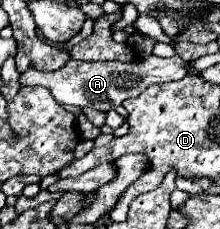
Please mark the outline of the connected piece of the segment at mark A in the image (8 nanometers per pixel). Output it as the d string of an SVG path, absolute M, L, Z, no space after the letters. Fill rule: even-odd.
M155 55L135 59L133 63L119 63L119 61L105 61L105 63L85 63L85 61L73 61L69 59L65 67L49 73L49 71L37 71L29 69L21 73L21 85L43 85L47 87L55 101L61 105L73 105L73 107L97 107L99 111L109 111L119 107L125 99L141 95L149 85L153 83L169 83L179 81L187 75L185 61L175 55L171 59L161 59Z

